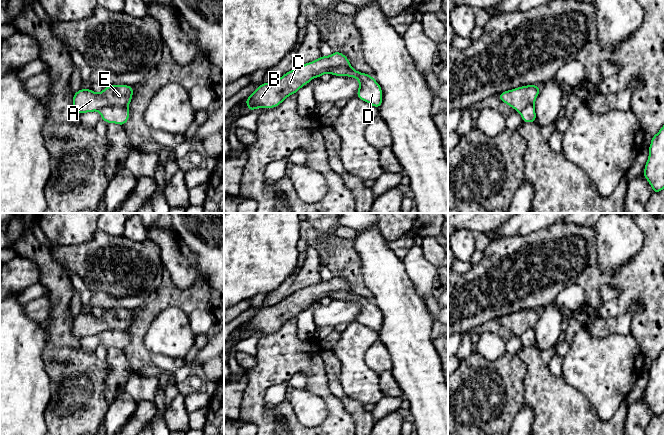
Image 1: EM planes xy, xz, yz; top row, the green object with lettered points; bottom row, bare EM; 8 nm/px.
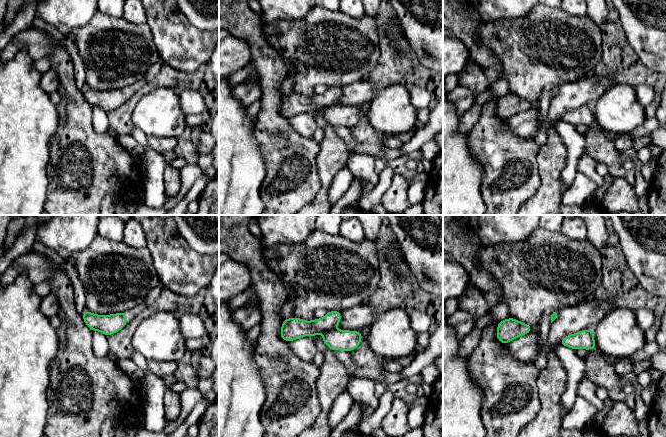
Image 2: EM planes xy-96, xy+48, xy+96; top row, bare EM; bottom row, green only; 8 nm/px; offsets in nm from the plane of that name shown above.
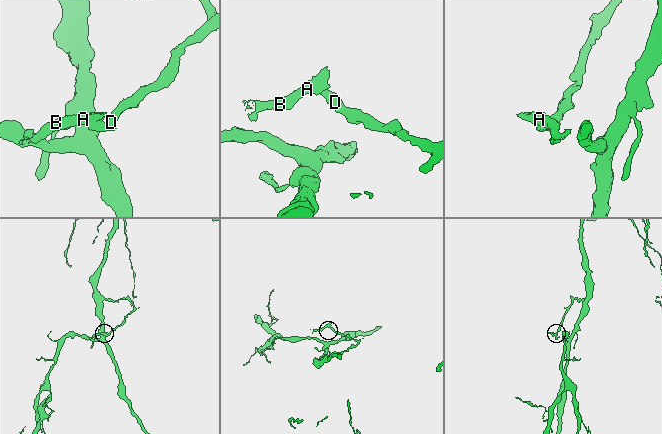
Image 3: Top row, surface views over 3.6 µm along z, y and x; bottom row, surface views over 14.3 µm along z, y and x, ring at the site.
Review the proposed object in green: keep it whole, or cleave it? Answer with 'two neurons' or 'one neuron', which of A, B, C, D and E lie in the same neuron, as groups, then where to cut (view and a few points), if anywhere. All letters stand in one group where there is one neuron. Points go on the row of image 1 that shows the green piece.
two neurons; A B C E / D; cut in xy along (126, 105), (106, 106), (99, 111)

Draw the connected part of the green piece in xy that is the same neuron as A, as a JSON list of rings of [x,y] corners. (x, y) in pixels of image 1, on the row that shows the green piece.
[[[111,85],[96,93],[91,89],[81,89],[74,93],[73,109],[82,114],[101,111],[106,107],[128,106],[132,100],[133,86]]]

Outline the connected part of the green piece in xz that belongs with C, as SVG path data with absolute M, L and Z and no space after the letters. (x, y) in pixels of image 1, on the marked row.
M334 51L330 56L321 56L315 61L288 71L274 82L262 83L245 100L247 108L251 111L256 108L274 108L291 94L297 93L312 78L329 73L331 68L343 67L351 67L350 61L343 53Z

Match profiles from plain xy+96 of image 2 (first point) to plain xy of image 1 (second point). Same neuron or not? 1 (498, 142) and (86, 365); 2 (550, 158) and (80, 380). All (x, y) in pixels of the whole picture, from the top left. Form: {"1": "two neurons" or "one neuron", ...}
{"1": "one neuron", "2": "two neurons"}

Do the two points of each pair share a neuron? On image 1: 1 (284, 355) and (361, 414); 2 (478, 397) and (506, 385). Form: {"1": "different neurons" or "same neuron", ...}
{"1": "different neurons", "2": "same neuron"}

